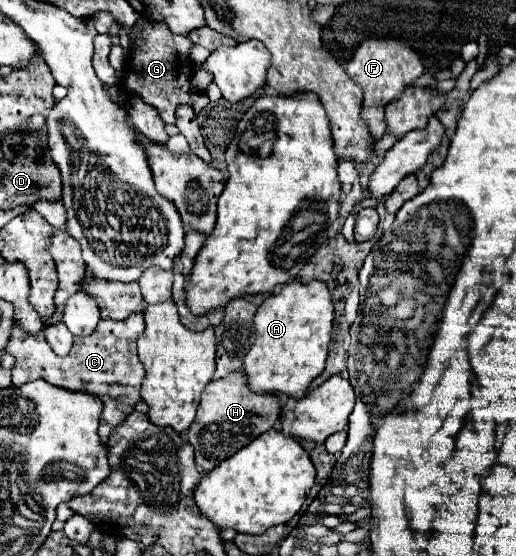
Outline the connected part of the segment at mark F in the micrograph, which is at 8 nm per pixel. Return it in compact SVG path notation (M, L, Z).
M368 39L364 41L354 57L348 61L346 65L346 73L362 87L364 91L364 105L360 111L360 117L366 121L370 135L374 137L374 141L378 141L384 131L386 131L386 123L384 123L384 107L398 99L400 93L404 93L404 89L408 85L412 85L422 73L424 73L424 65L420 63L418 55L402 41L386 41L386 39Z

